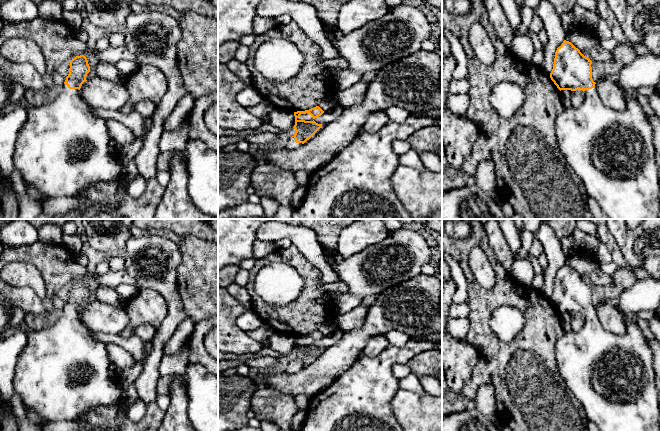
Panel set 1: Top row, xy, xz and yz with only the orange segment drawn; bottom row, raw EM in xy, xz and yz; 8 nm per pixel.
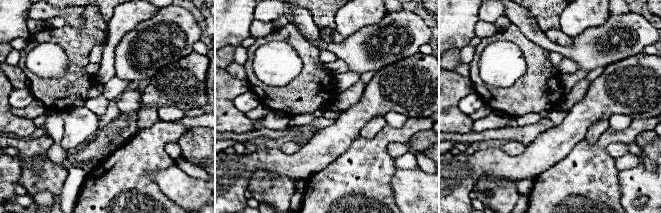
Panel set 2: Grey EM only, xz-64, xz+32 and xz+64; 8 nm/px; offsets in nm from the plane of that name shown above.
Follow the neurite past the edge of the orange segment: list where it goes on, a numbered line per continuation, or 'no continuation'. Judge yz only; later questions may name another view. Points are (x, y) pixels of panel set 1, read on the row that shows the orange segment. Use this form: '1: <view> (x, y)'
1: yz (612, 152)

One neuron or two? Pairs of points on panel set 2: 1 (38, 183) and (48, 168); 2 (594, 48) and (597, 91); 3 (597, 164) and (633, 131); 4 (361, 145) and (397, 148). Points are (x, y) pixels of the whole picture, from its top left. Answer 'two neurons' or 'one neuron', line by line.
1: one neuron
2: two neurons
3: one neuron
4: two neurons

